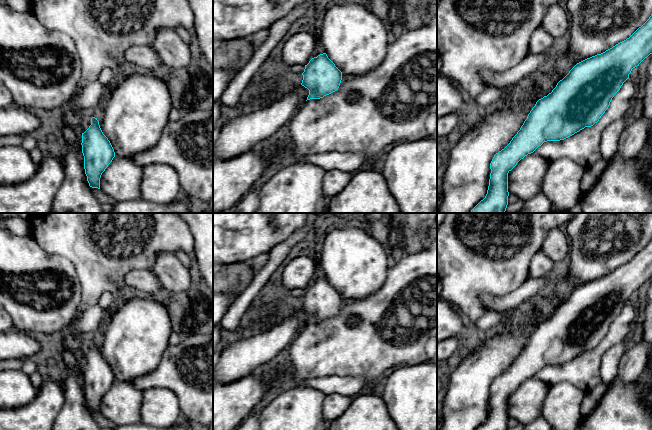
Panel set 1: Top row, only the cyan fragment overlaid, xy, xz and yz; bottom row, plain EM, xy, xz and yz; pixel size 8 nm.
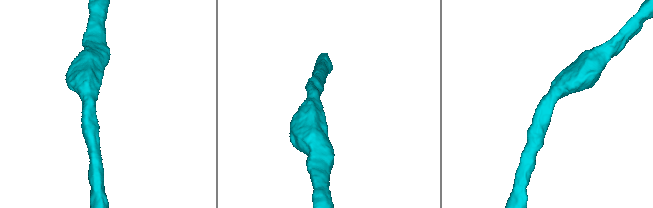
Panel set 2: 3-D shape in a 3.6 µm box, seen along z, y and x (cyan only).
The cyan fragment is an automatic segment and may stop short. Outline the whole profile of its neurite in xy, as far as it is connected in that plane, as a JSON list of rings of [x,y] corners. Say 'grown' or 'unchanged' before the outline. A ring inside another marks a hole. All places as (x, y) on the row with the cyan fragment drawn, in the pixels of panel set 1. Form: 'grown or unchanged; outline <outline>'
unchanged; outline [[[91,118],[91,125],[82,133],[84,169],[89,186],[100,189],[100,178],[115,157],[114,149],[103,134],[97,118]]]

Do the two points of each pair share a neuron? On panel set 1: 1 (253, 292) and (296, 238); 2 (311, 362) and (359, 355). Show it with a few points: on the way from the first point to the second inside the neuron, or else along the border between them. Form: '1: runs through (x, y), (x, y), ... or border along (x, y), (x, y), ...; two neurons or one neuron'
1: runs through (260, 278), (282, 251); one neuron
2: runs through (323, 355), (347, 355); one neuron

